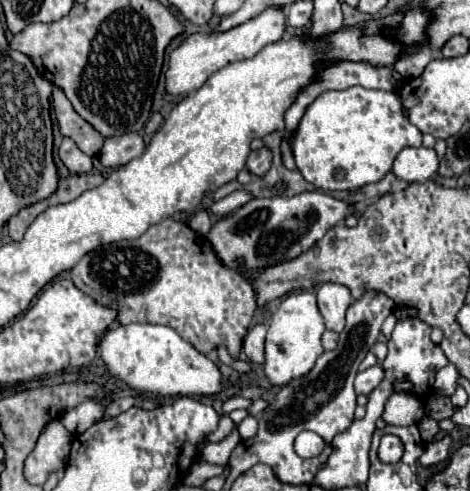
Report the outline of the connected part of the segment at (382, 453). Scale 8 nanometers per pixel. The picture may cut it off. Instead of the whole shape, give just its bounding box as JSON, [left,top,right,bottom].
[379,434,403,464]

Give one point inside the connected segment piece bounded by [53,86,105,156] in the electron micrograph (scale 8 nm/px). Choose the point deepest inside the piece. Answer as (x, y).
(86, 137)

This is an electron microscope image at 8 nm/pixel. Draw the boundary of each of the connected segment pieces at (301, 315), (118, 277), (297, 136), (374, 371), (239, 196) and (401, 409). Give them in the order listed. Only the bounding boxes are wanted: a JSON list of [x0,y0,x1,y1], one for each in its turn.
[[263,290,325,386],[71,218,257,358],[291,86,421,190],[355,364,383,394],[211,190,253,218],[383,394,425,426]]

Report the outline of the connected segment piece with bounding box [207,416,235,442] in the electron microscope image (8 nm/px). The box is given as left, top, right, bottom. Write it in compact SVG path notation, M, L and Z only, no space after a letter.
M221 416L219 426L217 426L217 432L209 434L207 440L209 440L209 442L221 442L225 436L229 436L229 434L233 432L233 428L235 428L235 422L233 422L229 416Z

